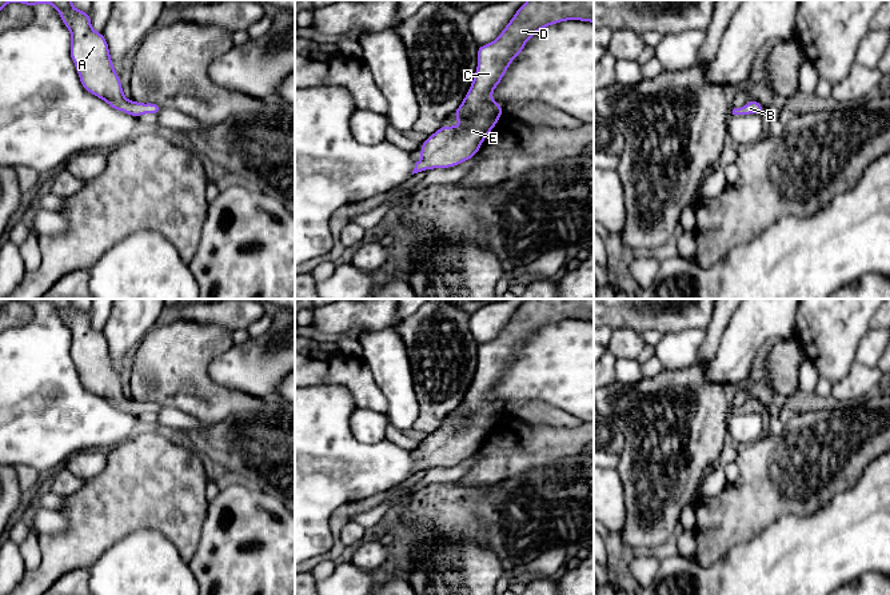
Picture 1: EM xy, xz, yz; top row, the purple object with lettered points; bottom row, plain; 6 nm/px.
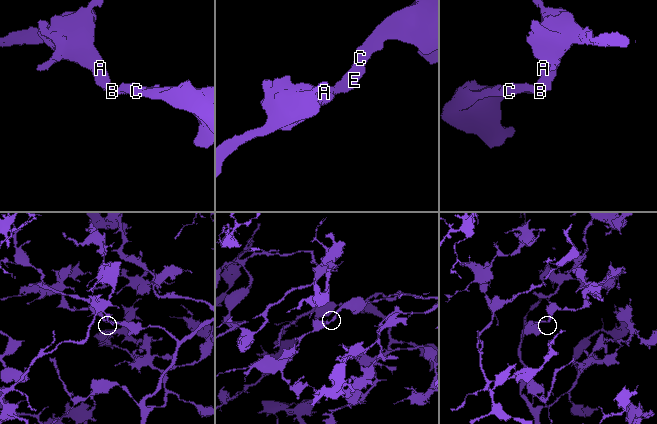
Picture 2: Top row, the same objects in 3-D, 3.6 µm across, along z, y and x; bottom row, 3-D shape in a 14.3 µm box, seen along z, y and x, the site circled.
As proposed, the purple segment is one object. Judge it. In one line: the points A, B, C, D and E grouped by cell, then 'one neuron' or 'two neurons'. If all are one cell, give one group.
A B C D E; one neuron

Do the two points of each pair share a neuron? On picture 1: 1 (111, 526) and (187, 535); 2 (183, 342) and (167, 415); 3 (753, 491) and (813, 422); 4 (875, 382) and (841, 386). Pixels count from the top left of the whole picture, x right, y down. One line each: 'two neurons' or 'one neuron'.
1: one neuron
2: two neurons
3: one neuron
4: one neuron

